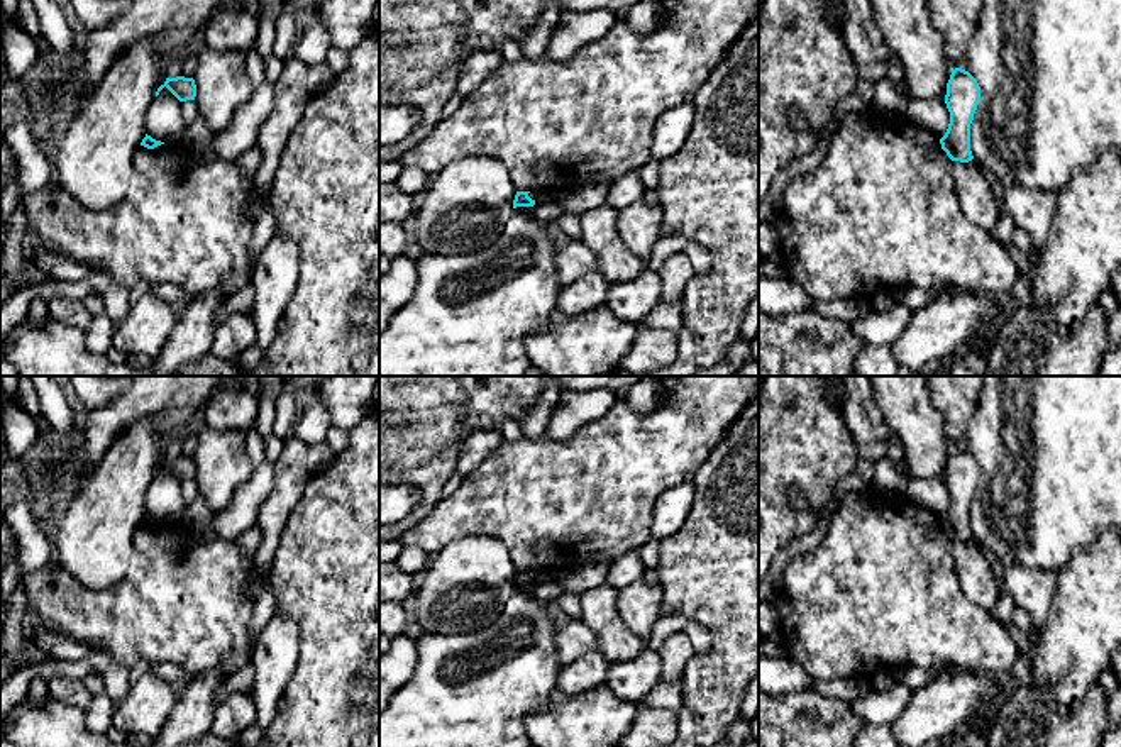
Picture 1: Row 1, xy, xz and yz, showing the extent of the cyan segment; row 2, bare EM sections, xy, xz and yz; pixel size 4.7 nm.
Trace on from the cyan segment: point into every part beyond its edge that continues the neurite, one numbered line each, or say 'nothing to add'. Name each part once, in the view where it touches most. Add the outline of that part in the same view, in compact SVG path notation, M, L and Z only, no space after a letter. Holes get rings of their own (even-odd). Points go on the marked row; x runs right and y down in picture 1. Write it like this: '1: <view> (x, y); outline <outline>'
nothing to add

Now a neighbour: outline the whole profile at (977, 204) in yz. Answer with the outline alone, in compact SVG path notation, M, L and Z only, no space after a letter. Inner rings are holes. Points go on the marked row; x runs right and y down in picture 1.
M974 159L969 163L953 161L953 180L964 215L974 225L991 232L1001 208L991 193L991 185L980 166Z

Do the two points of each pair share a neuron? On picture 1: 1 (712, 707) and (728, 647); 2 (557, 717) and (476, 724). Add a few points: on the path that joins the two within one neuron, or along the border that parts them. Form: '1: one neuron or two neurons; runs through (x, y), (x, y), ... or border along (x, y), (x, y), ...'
1: one neuron; runs through (715, 691), (717, 685), (728, 673), (728, 663)
2: two neurons; border along (554, 693), (527, 717), (524, 729)

